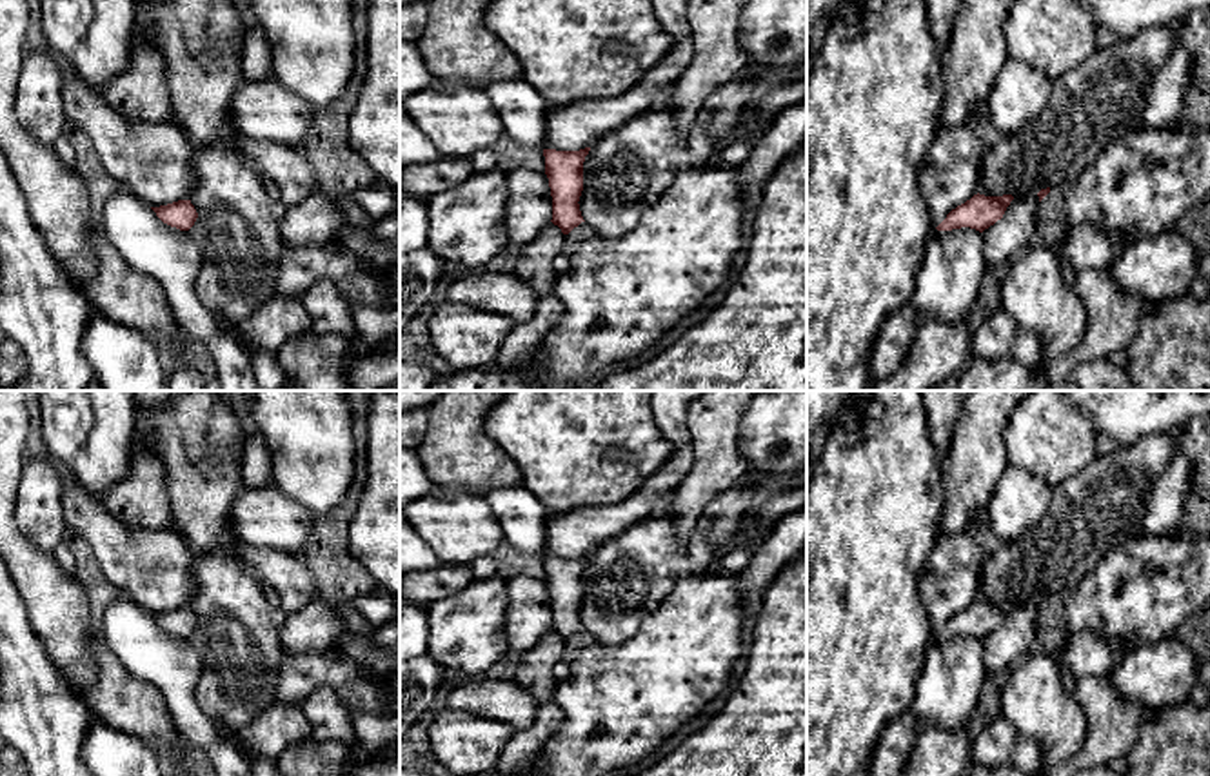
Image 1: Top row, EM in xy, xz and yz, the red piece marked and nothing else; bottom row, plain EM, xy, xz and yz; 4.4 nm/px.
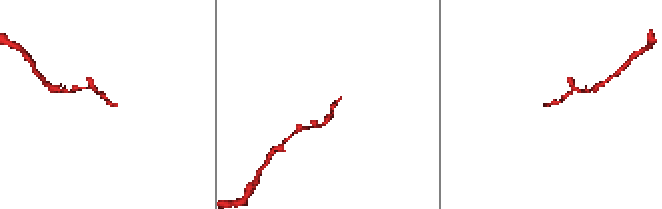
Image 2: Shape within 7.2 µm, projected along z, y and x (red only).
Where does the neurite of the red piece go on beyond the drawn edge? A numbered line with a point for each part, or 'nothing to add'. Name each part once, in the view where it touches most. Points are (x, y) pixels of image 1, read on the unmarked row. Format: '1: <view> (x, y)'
nothing to add

